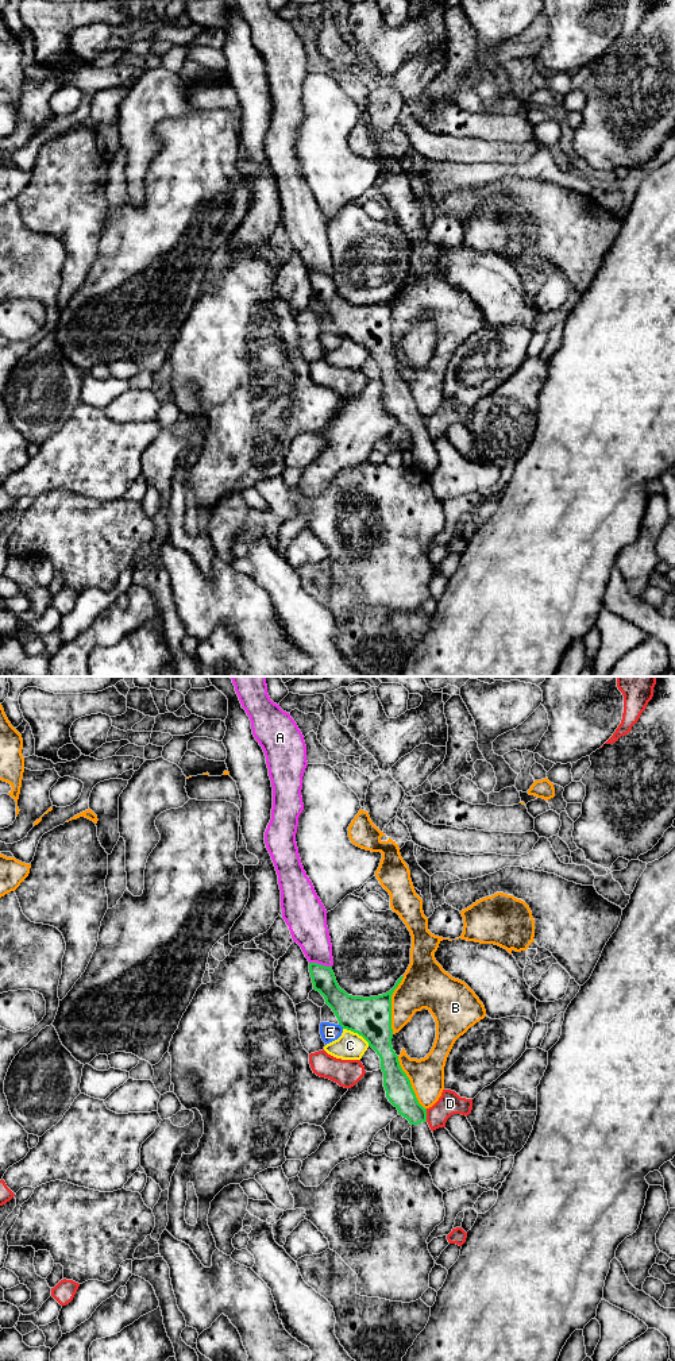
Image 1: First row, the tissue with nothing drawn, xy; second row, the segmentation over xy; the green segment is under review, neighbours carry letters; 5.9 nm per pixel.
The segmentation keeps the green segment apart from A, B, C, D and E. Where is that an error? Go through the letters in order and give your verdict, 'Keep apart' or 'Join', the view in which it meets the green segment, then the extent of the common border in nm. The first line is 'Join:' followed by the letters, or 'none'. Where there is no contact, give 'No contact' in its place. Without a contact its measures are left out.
Join: none
A: Keep apart. Touches green in xy. Shared border 140 nm
B: Keep apart. Touches green in xy. Shared border 360 nm
C: Keep apart. Touches green in xy. Shared border 190 nm
D: Keep apart. Touches green in xy. Shared border 70 nm
E: Keep apart. Touches green in xy. Shared border 40 nm

